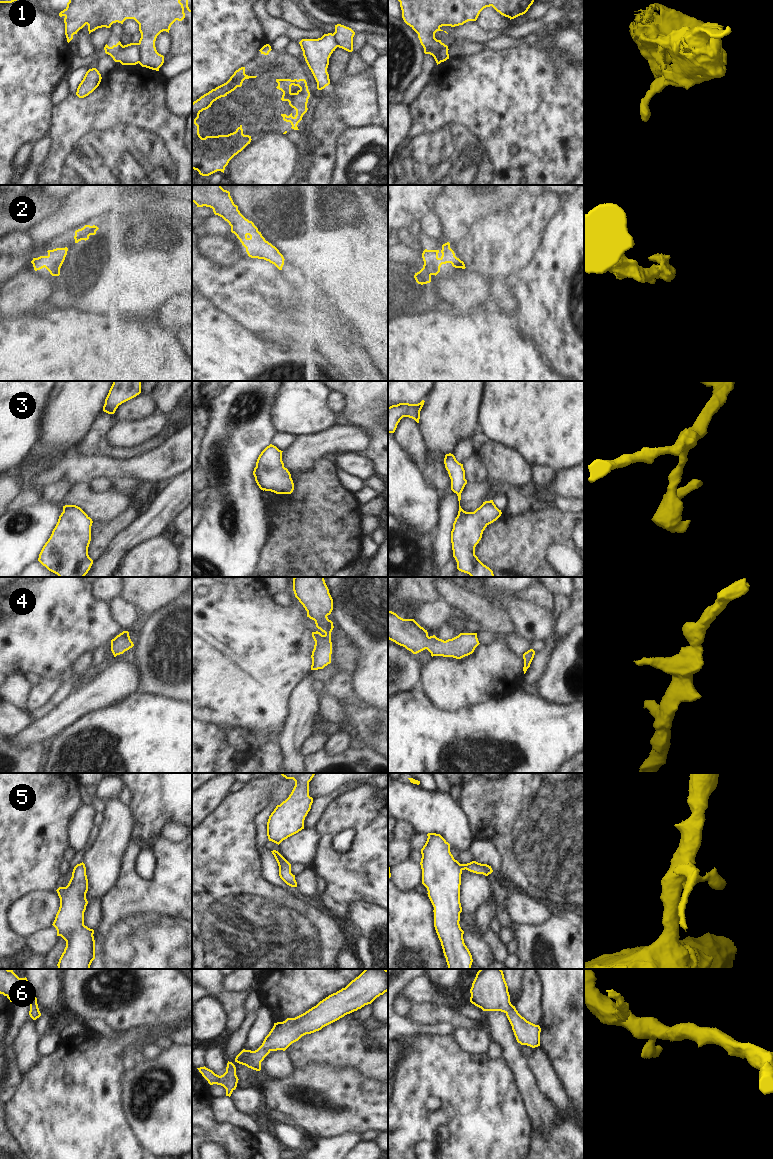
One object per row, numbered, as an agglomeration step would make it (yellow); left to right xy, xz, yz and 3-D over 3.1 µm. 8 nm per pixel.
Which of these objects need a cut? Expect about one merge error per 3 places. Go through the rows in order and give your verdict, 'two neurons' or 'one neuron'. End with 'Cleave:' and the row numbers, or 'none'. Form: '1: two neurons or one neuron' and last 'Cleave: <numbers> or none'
1: two neurons
2: one neuron
3: one neuron
4: one neuron
5: one neuron
6: one neuron
Cleave: 1

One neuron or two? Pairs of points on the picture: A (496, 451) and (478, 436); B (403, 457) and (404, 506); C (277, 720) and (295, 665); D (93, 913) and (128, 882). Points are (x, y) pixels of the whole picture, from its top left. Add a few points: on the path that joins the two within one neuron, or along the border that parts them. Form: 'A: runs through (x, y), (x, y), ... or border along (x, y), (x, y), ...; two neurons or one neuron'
A: runs through (492, 450), (482, 440); one neuron
B: runs through (403, 469), (404, 494); one neuron
C: runs through (283, 706), (283, 696), (280, 693), (281, 679); one neuron
D: border along (102, 898), (101, 920), (96, 927); two neurons

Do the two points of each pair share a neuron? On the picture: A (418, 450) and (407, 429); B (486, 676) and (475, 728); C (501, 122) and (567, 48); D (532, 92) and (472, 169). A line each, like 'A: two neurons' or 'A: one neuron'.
A: one neuron
B: two neurons
C: two neurons
D: one neuron

